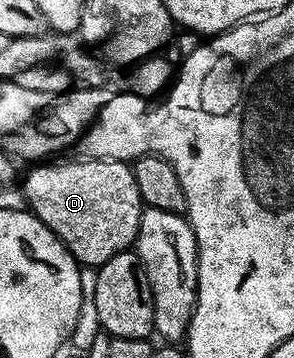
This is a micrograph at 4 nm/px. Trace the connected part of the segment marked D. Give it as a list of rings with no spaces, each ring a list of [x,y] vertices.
[[[76,159],[65,165],[40,163],[22,177],[22,192],[27,208],[49,231],[63,241],[72,256],[84,267],[99,267],[114,255],[133,248],[138,227],[142,202],[138,195],[138,183],[134,183],[132,166],[127,161],[101,161],[99,159]]]

